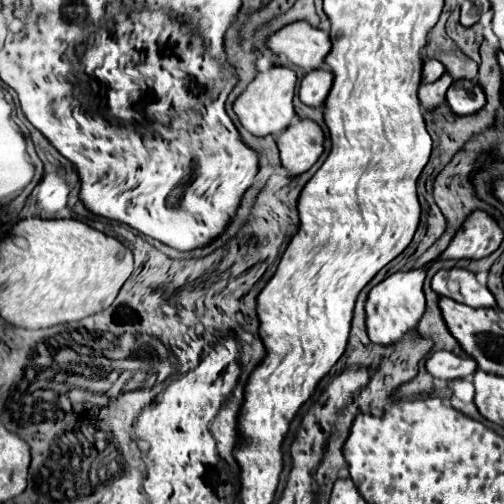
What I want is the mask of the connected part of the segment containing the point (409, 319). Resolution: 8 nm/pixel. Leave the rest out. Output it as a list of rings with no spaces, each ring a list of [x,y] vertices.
[[[431,264],[415,268],[415,270],[399,270],[391,276],[387,276],[383,282],[379,282],[367,298],[367,332],[371,342],[375,344],[393,344],[397,340],[401,340],[401,336],[405,336],[407,330],[413,330],[417,326],[417,322],[421,320],[423,312],[425,312],[425,292],[423,292],[423,284],[425,284],[425,276]]]

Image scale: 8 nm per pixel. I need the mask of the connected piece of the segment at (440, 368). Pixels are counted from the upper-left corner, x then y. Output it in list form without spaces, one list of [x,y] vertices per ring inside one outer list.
[[[441,350],[427,360],[427,370],[439,380],[455,380],[455,378],[471,376],[477,370],[477,362],[469,356],[461,358],[453,352]]]

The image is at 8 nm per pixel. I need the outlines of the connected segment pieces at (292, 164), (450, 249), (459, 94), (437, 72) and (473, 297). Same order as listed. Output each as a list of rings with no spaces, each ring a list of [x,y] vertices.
[[[303,118],[277,134],[277,146],[281,150],[283,168],[295,176],[319,160],[325,150],[325,132],[315,120]]]
[[[475,210],[467,216],[439,260],[481,260],[491,256],[501,246],[501,242],[503,228],[499,222],[491,214]]]
[[[457,80],[451,84],[447,92],[447,104],[453,108],[455,114],[475,114],[485,106],[485,92],[477,82],[471,80]]]
[[[425,58],[425,80],[423,82],[435,82],[435,80],[439,80],[439,76],[443,76],[447,70],[445,70],[445,66],[443,64],[439,64],[437,60],[433,60],[433,58]]]
[[[461,268],[439,270],[431,280],[431,288],[439,296],[447,296],[465,306],[497,308],[495,296],[489,292],[489,288],[481,284],[475,274],[461,270]]]

